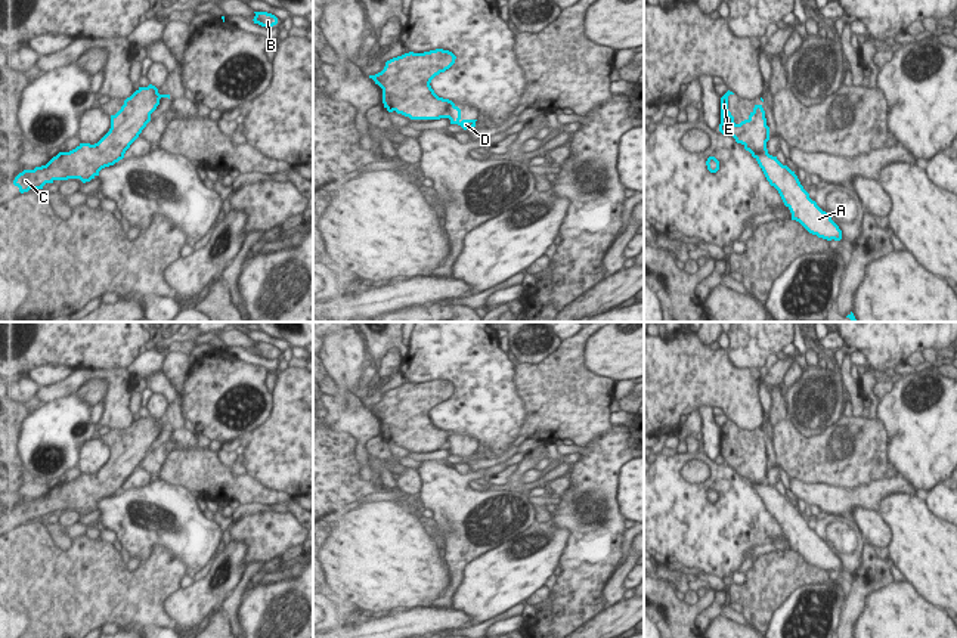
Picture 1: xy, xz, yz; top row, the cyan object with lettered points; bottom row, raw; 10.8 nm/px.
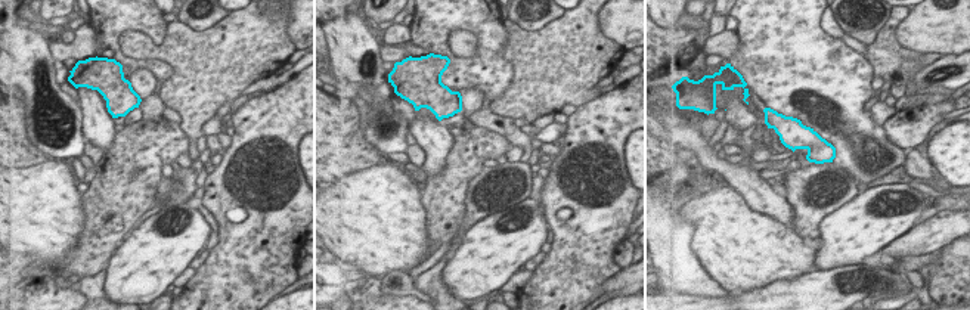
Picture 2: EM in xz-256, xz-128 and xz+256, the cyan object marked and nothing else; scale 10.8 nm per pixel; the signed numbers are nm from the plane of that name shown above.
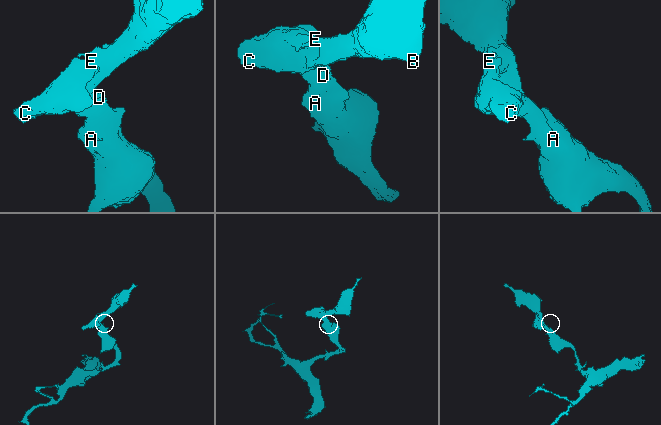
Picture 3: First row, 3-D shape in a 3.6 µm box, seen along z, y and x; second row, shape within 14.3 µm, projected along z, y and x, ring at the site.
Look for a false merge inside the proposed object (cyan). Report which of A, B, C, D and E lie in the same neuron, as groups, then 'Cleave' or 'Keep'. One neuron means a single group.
Groups: A D / B C E. Cleave.

